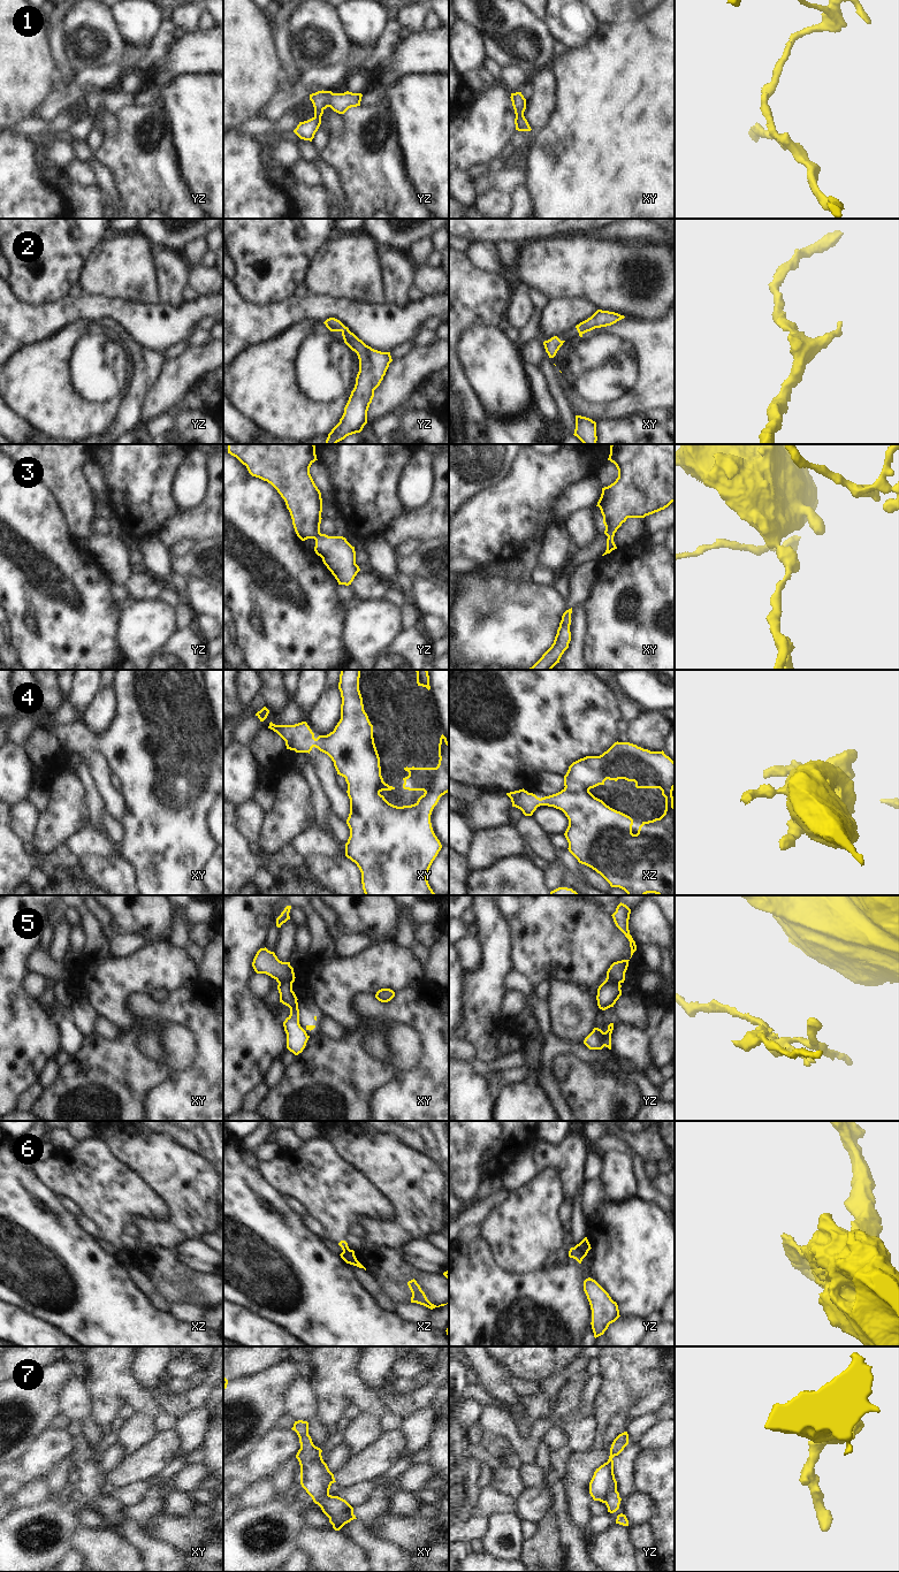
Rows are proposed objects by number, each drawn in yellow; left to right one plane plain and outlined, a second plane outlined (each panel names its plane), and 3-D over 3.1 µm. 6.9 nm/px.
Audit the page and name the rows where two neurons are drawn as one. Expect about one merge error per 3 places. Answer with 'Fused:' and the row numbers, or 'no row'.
Fused: 5, 6

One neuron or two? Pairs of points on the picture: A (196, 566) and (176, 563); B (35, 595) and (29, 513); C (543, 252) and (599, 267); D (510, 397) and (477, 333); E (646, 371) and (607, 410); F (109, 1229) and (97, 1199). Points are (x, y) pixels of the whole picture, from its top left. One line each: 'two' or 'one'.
A: one
B: one
C: one
D: one
E: one
F: one

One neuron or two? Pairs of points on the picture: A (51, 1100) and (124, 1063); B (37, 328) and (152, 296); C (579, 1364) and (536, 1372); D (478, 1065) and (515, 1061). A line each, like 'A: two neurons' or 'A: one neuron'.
A: one neuron
B: two neurons
C: two neurons
D: one neuron

